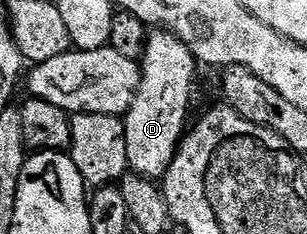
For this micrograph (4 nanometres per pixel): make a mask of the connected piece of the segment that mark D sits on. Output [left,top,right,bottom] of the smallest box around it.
[124,29,200,181]

